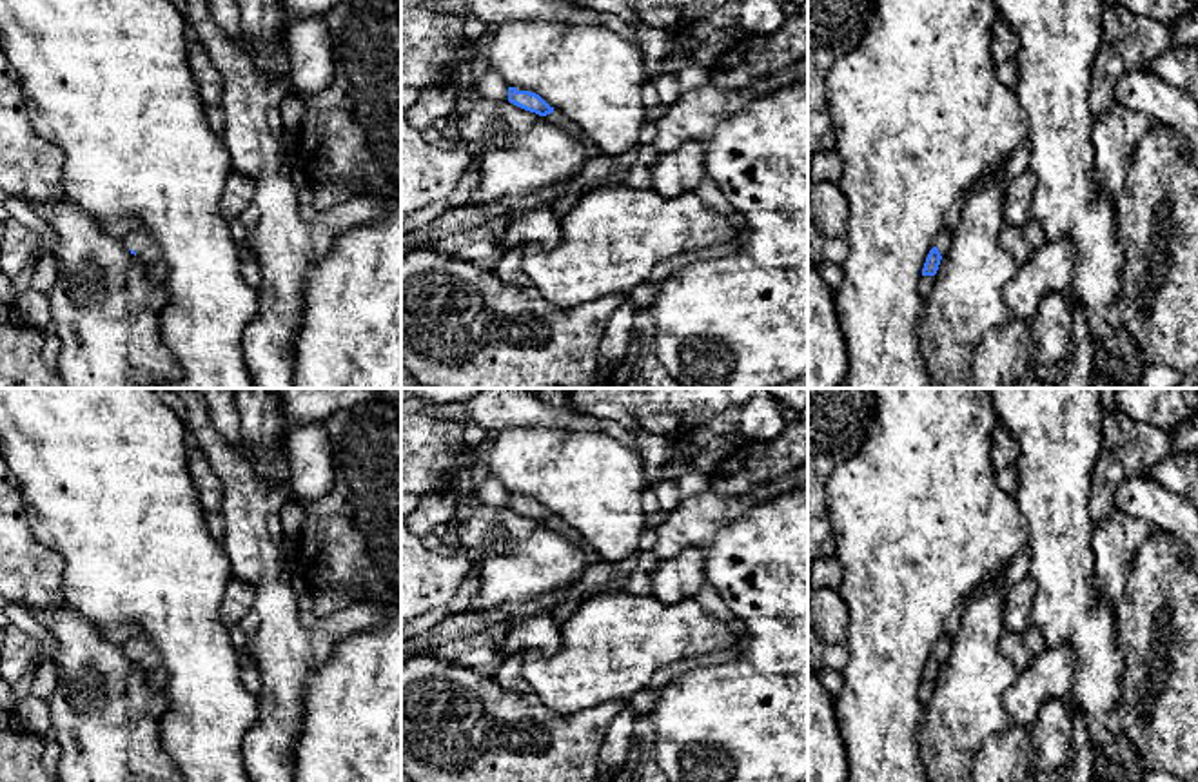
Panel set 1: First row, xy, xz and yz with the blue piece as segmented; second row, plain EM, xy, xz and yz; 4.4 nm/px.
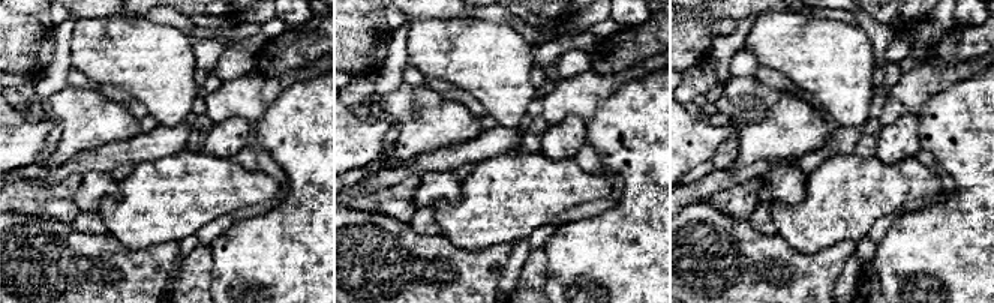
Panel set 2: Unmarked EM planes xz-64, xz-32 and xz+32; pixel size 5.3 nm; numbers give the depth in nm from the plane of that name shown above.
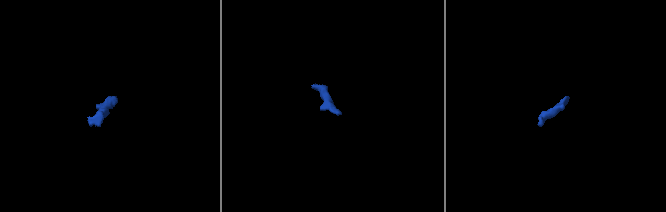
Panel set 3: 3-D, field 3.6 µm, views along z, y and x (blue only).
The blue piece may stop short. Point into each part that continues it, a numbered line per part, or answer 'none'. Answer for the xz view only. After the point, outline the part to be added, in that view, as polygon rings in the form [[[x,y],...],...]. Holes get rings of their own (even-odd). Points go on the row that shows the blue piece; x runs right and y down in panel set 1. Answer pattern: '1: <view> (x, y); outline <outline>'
1: xz (558, 118); outline [[[550,112],[546,114],[546,120],[550,120],[554,125],[565,129],[572,138],[584,142],[584,132],[577,127],[572,125],[570,120],[563,112]]]

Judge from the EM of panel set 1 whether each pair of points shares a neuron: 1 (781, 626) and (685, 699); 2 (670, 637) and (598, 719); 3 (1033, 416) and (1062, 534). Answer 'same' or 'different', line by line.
1: same
2: different
3: same

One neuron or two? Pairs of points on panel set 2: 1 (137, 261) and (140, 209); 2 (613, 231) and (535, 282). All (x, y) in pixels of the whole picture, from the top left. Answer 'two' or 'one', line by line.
1: two
2: two

